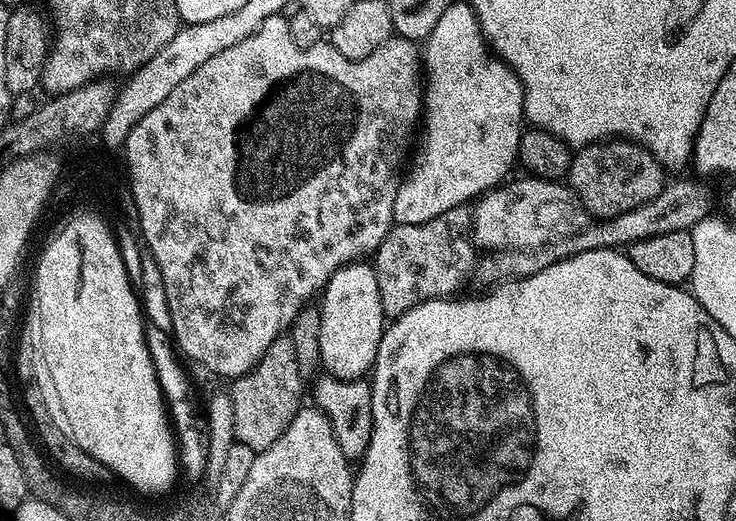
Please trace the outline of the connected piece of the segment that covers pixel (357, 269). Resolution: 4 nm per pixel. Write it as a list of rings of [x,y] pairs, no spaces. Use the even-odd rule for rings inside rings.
[[[371,263],[348,264],[328,279],[318,300],[320,309],[320,362],[323,371],[339,380],[367,377],[376,363],[378,346],[386,327],[376,269]]]

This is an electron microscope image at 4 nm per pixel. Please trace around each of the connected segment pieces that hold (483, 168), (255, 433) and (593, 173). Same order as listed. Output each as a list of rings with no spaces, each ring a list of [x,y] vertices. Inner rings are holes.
[[[453,2],[450,6],[446,6],[442,18],[438,18],[438,26],[434,26],[434,30],[428,36],[428,39],[423,41],[422,64],[426,69],[426,87],[422,92],[422,132],[424,128],[424,141],[421,142],[420,149],[418,149],[419,144],[415,149],[415,152],[417,151],[416,157],[414,157],[415,152],[411,157],[410,168],[412,164],[412,176],[405,175],[401,179],[398,186],[398,194],[394,198],[394,221],[398,224],[428,222],[430,218],[438,218],[438,214],[446,214],[446,210],[467,205],[469,202],[483,196],[491,188],[497,187],[501,183],[502,178],[509,175],[507,172],[511,170],[512,164],[514,168],[514,165],[517,163],[518,142],[520,141],[522,125],[525,123],[524,87],[520,81],[520,75],[492,51],[487,38],[484,37],[484,31],[480,29],[480,23],[474,14],[474,10],[467,2]]]
[[[287,335],[270,342],[259,362],[245,376],[235,377],[231,384],[235,443],[250,446],[256,453],[282,438],[286,426],[290,426],[306,400],[306,377],[298,370],[298,358],[294,358],[294,346]]]
[[[613,138],[587,144],[572,157],[566,180],[576,197],[588,210],[589,217],[613,220],[626,210],[634,210],[654,198],[664,189],[665,169],[657,164],[654,154],[633,140]]]

